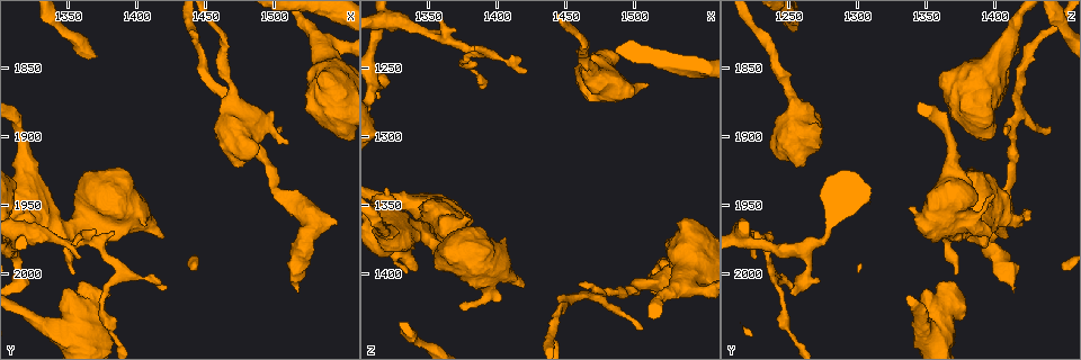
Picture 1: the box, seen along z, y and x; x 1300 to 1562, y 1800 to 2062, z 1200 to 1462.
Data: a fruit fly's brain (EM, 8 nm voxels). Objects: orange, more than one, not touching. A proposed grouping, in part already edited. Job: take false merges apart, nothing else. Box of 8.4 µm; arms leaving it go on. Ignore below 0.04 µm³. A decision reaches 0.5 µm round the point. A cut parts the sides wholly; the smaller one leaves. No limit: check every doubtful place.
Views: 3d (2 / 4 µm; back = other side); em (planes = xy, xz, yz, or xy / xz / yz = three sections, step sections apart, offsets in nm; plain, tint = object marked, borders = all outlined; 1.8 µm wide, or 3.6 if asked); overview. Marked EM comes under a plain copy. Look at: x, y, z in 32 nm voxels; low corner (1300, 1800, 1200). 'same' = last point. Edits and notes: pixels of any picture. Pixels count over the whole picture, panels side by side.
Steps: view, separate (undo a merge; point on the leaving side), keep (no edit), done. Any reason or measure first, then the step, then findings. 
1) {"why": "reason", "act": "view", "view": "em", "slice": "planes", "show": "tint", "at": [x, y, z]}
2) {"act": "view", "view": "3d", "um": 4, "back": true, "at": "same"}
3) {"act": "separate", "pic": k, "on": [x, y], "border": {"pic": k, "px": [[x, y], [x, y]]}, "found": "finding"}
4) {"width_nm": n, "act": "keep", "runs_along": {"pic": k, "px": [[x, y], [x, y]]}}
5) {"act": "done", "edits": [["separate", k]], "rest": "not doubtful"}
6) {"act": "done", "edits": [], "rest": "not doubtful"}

{"why": "sudden change in width", "act": "view", "view": "3d", "um": 4, "at": [1472, 1882, 1256]}

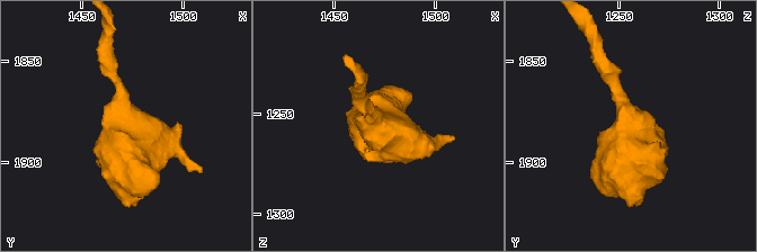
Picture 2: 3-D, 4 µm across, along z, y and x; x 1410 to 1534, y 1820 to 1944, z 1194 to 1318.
{"act": "view", "view": "em", "slice": "planes", "show": "tint", "at": [1472, 1883, 1257]}

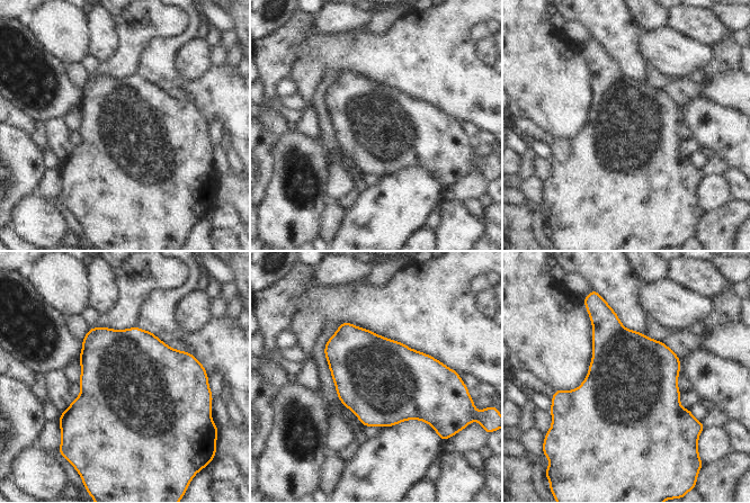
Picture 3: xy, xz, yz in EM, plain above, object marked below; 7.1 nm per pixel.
{"act": "keep", "found": "one neuron here"}

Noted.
{"why": "sharp bend", "act": "view", "view": "em", "um": 3.6, "slice": "planes", "show": "tint", "at": [1320, 1958, 1360]}

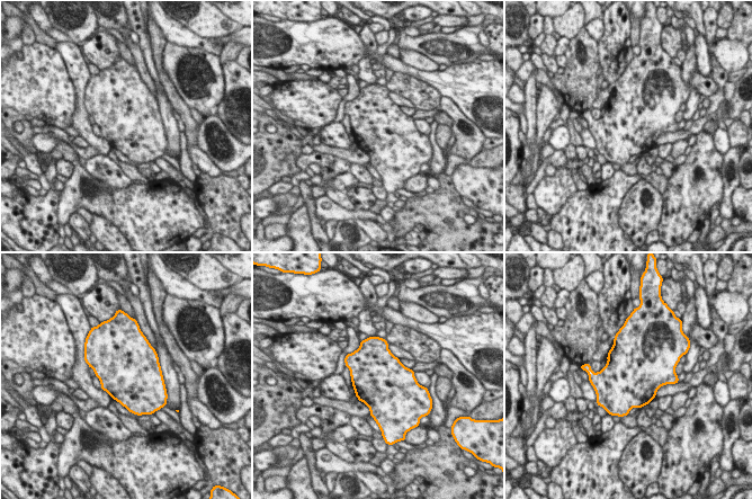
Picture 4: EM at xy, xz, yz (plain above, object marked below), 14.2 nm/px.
{"act": "keep", "found": "one neuron here"}

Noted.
{"why": "abrupt turn", "act": "view", "view": "em", "slice": "xy", "step": 16, "show": "tint", "at": [1388, 1998, 1238]}

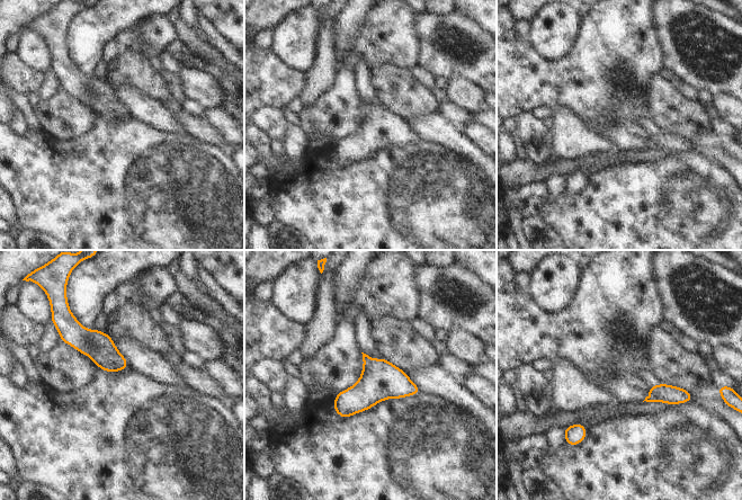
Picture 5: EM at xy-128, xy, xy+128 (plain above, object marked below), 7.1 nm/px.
{"act": "view", "view": "em", "slice": "planes", "show": "tint", "at": "same"}

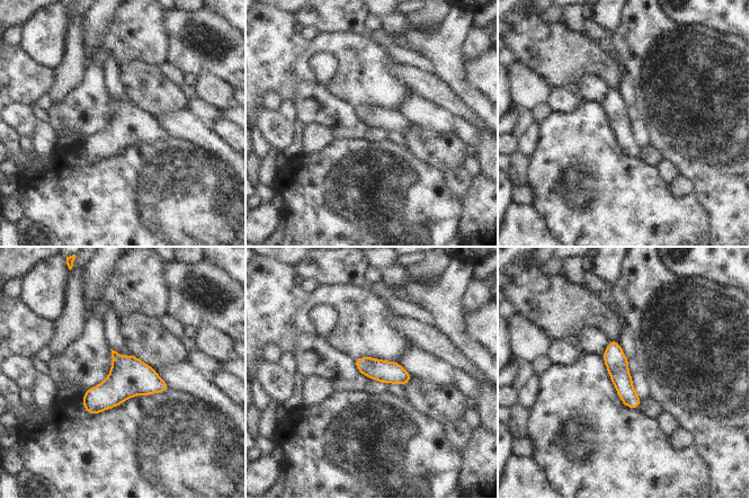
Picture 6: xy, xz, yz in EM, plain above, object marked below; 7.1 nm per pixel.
{"act": "keep", "runs_along": {"pic": 6, "px": [[612, 342], [624, 389], [635, 406]]}, "found": "one neuron here"}

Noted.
{"why": "a fork", "act": "view", "view": "em", "um": 3.6, "slice": "planes", "show": "tint", "at": [1536, 1832, 1406]}

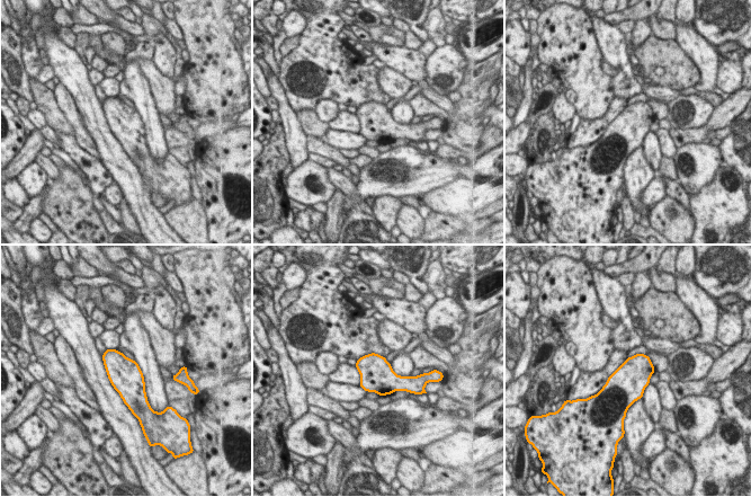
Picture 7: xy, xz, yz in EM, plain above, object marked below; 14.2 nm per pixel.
{"width_nm": 480, "act": "keep", "found": "continuous, no second neuron"}

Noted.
{"act": "done", "edits": [], "rest": "not doubtful"}

